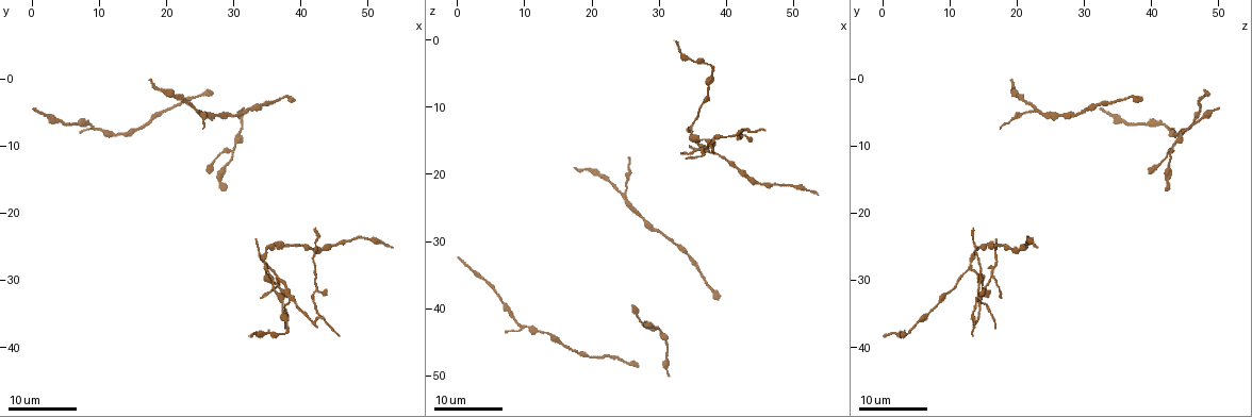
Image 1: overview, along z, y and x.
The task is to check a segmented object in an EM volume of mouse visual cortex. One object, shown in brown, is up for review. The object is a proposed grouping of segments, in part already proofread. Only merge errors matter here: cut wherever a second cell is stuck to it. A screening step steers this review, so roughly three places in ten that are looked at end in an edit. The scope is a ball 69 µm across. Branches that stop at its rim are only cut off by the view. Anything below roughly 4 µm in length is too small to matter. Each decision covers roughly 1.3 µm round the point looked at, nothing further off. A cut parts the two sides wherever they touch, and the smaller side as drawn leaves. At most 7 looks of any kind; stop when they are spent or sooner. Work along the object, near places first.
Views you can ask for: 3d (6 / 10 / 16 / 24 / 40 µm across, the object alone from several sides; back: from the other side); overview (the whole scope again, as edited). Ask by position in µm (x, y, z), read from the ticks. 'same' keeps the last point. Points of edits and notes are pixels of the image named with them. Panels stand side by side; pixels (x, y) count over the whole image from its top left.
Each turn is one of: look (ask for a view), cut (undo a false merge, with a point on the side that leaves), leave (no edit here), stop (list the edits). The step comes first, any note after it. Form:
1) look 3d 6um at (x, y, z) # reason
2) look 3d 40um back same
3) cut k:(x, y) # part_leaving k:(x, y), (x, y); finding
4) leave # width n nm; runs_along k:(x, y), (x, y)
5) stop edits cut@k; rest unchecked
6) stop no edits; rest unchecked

look 3d 24um at (35.0, 28.0, 13.0) # small branch off a trunk

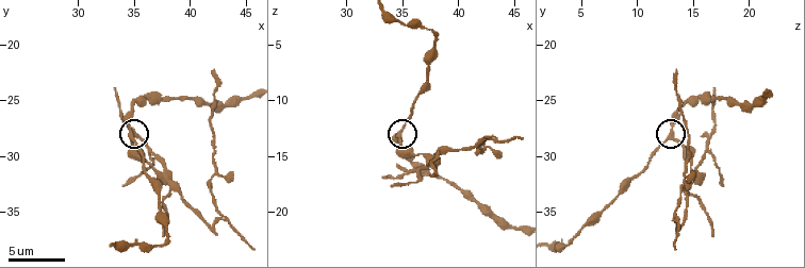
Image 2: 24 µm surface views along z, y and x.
look 3d 6um at (34.8, 28.2, 12.8)

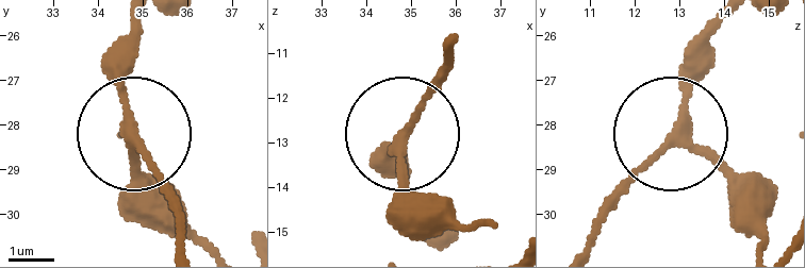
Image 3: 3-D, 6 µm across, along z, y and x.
leave # width 190 nm; one cell here

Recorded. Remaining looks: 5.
look 3d 10um at (37.2, 31.8, 15.0) # four-way junction

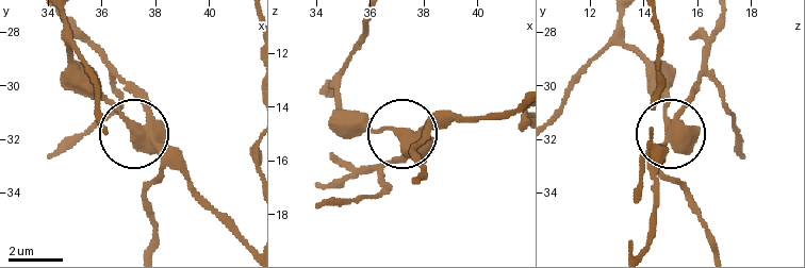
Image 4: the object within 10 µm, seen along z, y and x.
cut 4:(136, 96) # part_leaving 4:(154, 131), (194, 197), (242, 246); a second cell is stuck on

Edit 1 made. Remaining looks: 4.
look 3d 6um at (36.2, 24.8, 15.8)

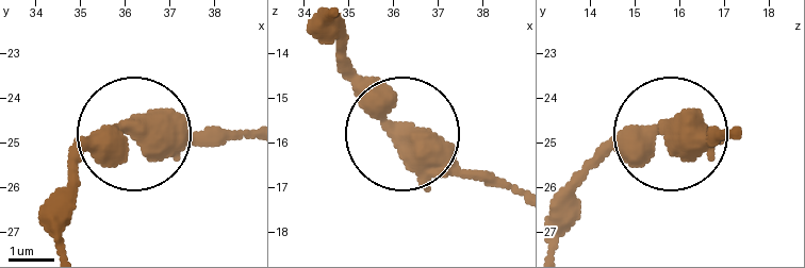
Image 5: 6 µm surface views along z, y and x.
leave # width 430 nm; continuous, no second cell

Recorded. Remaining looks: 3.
look 3d 16um at (24.5, 5.0, 23.0) # a fork

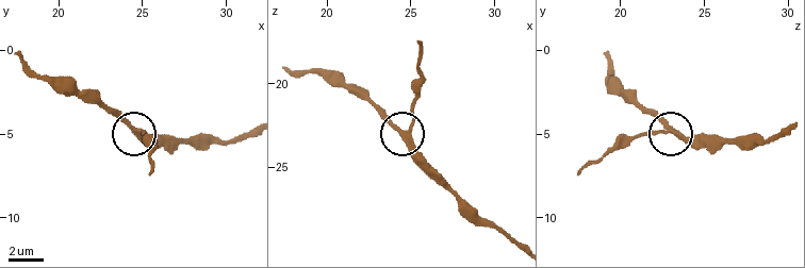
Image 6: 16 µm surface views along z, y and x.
look 3d 10um at (24.6, 4.7, 23.0)

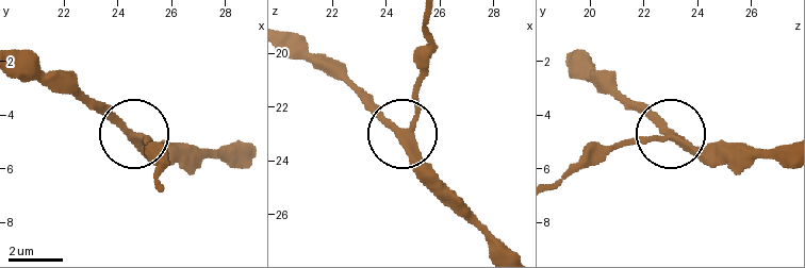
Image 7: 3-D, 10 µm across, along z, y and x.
look 3d 10um back at (24.5, 4.7, 23.0)

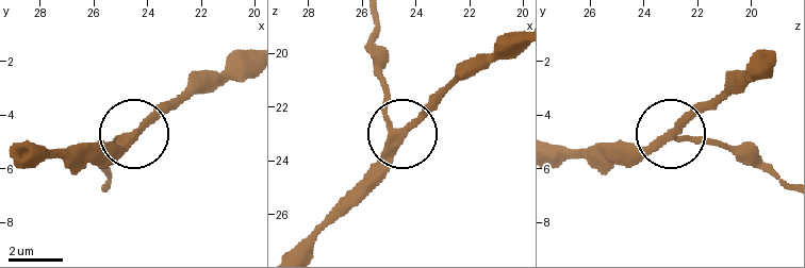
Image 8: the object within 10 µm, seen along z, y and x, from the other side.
leave # continuous, no second cell

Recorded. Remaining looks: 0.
stop edits cut@4; rest unchecked

